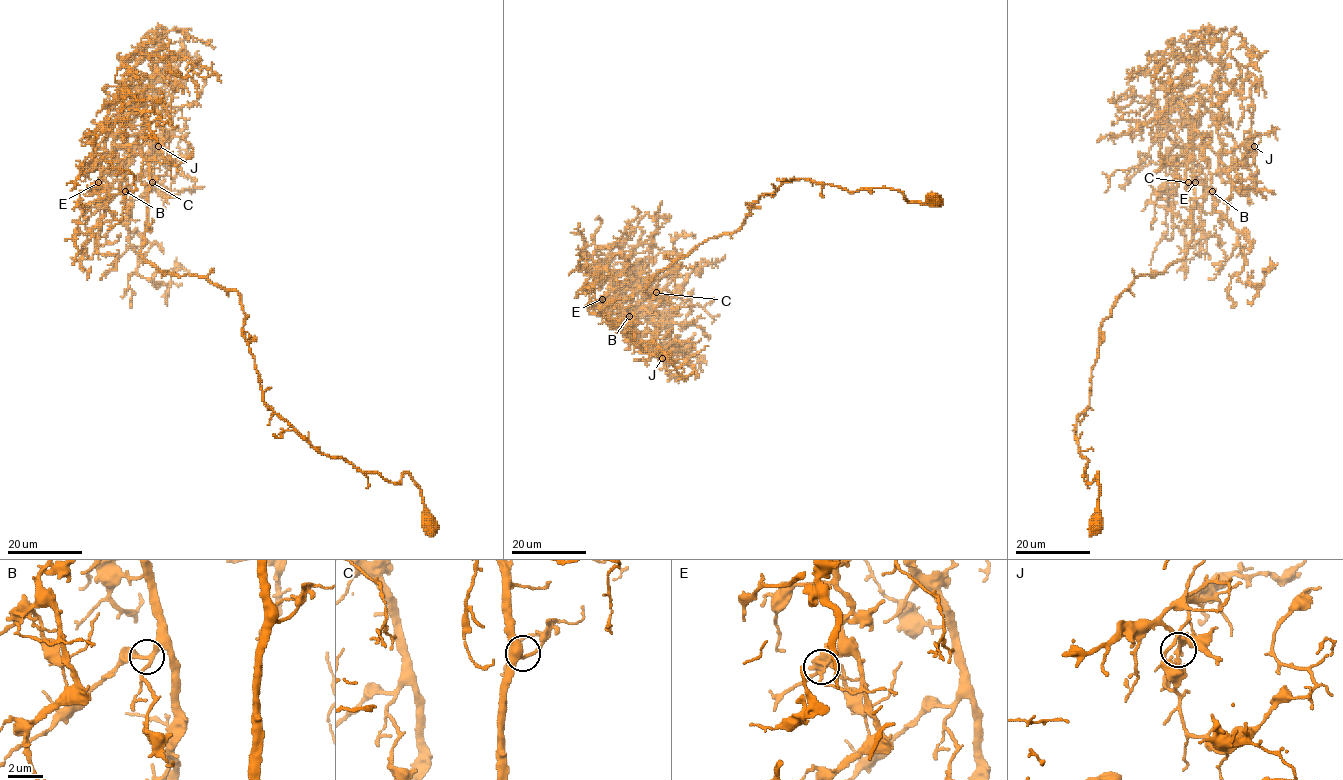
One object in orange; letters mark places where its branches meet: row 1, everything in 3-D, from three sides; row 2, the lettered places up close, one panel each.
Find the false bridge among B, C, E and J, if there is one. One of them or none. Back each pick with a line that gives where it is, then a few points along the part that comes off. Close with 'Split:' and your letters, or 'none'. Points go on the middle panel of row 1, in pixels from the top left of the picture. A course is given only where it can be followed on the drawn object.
J: at (662, 358); foreign part runs (662, 358), (675, 343), (686, 341), (680, 345), (672, 343), (656, 354)
Split: J

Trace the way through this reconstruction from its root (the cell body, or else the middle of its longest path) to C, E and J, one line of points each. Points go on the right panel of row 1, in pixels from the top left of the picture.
C: (1097, 524), (1098, 473), (1084, 480), (1075, 425), (1099, 329), (1136, 276), (1188, 250), (1188, 182)
E: (1097, 524), (1075, 425), (1099, 329), (1136, 276), (1192, 239), (1193, 135), (1172, 99), (1195, 182)
J: (1097, 524), (1075, 425), (1115, 299), (1188, 250), (1183, 102), (1203, 102), (1225, 150), (1254, 146)

